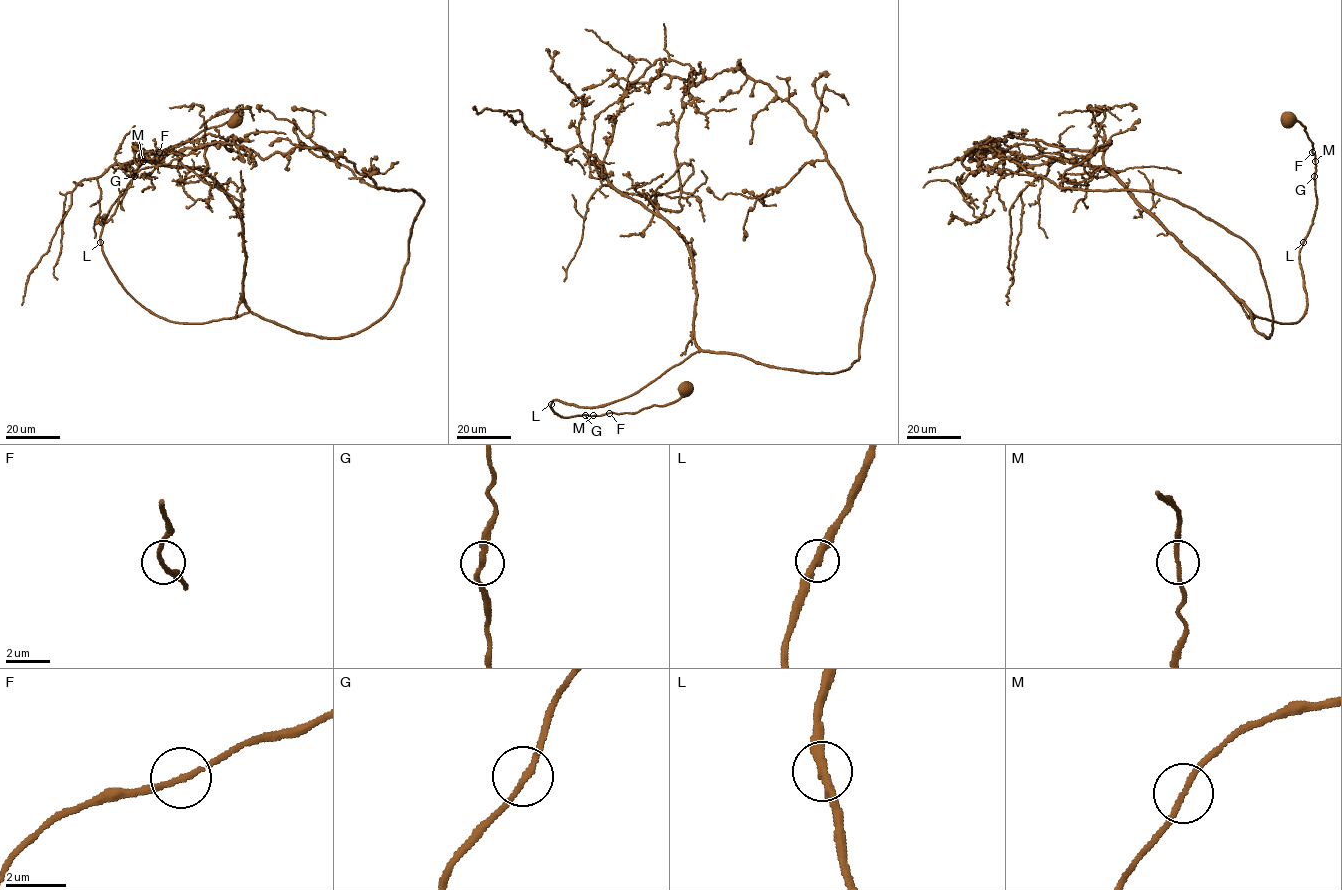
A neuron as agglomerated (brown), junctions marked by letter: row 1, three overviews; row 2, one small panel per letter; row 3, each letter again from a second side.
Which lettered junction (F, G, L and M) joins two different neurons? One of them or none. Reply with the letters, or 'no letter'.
no letter

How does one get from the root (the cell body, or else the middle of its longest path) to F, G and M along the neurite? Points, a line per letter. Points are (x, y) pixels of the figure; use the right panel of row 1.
F: (1288, 120), (1292, 118), (1305, 127), (1312, 143), (1312, 152)
G: (1288, 120), (1292, 118), (1305, 127), (1315, 155), (1314, 176)
M: (1288, 120), (1292, 118), (1305, 127), (1315, 161)

